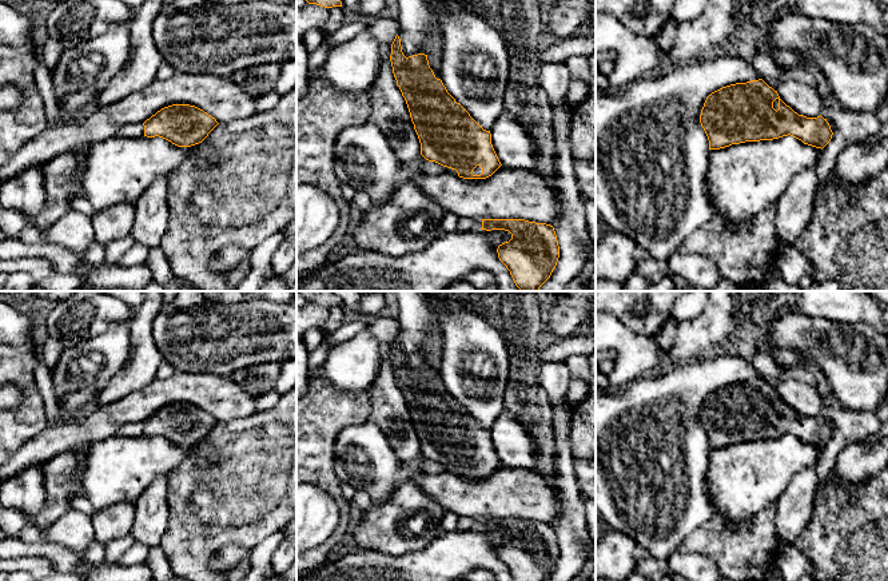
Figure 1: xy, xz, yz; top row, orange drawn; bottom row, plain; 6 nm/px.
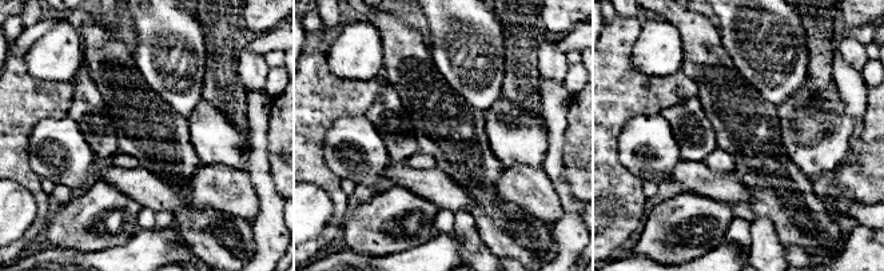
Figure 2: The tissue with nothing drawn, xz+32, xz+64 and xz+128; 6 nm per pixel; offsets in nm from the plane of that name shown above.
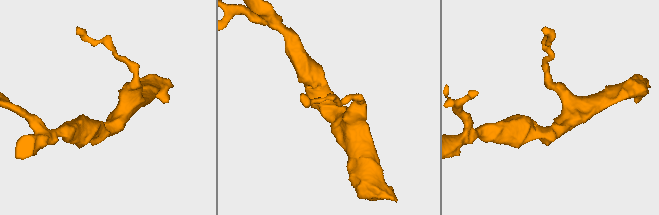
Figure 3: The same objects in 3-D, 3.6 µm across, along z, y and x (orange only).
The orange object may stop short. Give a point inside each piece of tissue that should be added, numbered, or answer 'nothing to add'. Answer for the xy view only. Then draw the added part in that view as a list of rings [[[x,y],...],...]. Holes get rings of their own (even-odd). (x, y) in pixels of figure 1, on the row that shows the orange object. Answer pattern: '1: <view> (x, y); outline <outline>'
nothing to add

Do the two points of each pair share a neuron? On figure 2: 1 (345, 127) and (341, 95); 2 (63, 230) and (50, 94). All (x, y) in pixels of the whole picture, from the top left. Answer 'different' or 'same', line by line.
1: different
2: different

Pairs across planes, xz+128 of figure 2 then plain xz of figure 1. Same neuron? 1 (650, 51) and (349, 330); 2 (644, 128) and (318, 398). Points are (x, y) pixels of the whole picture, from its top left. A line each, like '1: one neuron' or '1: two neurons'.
1: two neurons
2: two neurons

